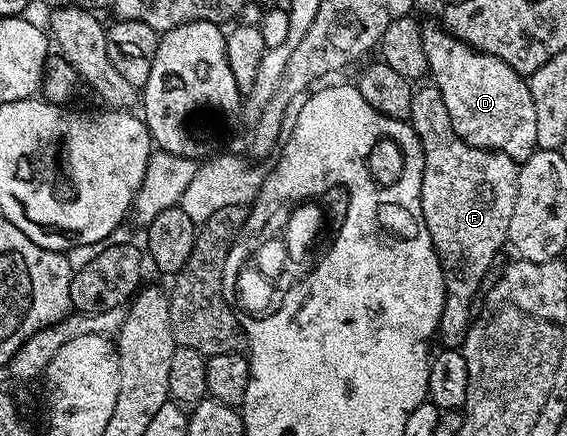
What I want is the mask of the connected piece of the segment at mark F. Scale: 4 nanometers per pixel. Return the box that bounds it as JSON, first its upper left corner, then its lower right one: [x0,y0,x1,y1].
[408,86,520,350]

